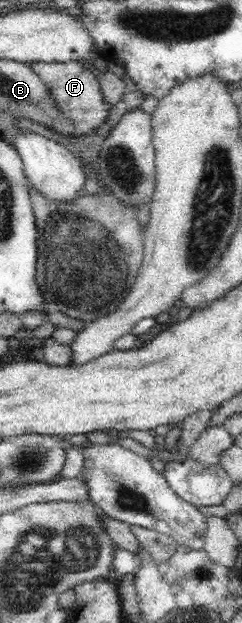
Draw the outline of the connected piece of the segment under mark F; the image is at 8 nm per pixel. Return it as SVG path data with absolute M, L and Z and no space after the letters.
M42 61L32 62L30 65L42 79L43 84L49 88L49 94L53 98L53 102L57 104L58 111L61 111L61 114L73 124L76 136L88 134L108 116L111 106L102 97L98 78L94 76L94 72L88 66L82 66L80 62L46 64Z

